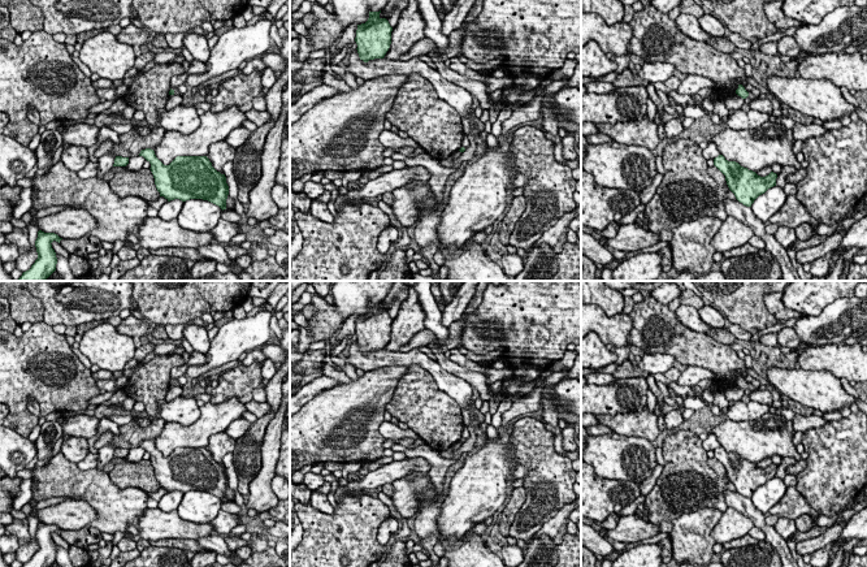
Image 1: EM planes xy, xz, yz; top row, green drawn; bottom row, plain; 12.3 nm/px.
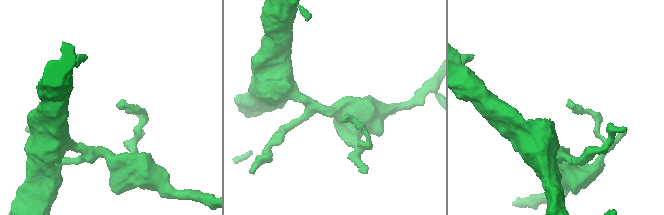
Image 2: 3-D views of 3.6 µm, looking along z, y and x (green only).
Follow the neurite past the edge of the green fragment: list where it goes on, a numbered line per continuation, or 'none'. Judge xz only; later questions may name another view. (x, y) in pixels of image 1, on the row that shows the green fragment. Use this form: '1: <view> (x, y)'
none

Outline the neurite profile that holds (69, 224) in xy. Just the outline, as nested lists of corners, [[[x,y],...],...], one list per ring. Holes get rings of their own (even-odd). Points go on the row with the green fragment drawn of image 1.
[[[69,208],[38,218],[36,225],[44,233],[55,233],[62,239],[83,238],[96,229],[96,218],[86,209]]]

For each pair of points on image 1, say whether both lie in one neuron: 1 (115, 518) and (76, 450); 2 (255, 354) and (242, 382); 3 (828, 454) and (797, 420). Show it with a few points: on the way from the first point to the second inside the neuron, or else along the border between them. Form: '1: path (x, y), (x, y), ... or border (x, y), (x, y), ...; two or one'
1: border (60, 450), (69, 461), (76, 463); two
2: border (260, 362), (241, 363); two
3: border (828, 421), (819, 427), (809, 428), (803, 433); two

